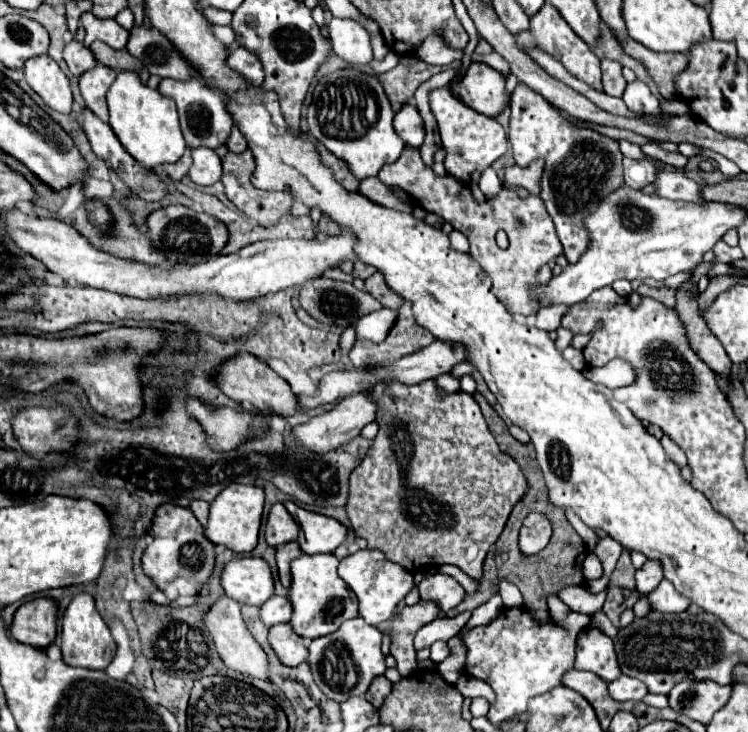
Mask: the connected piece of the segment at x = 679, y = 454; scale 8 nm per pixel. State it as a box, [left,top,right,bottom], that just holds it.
[661,435,687,468]

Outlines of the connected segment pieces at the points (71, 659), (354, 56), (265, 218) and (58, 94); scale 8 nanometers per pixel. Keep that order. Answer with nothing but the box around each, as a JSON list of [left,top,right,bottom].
[[61,592,117,670],[327,18,373,64],[223,150,293,226],[25,54,73,114]]

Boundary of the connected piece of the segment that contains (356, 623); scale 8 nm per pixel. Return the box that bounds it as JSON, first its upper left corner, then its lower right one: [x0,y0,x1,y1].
[309,618,385,702]

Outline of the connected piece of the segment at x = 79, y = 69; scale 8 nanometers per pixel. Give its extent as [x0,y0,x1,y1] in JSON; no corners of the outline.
[63,28,97,76]

